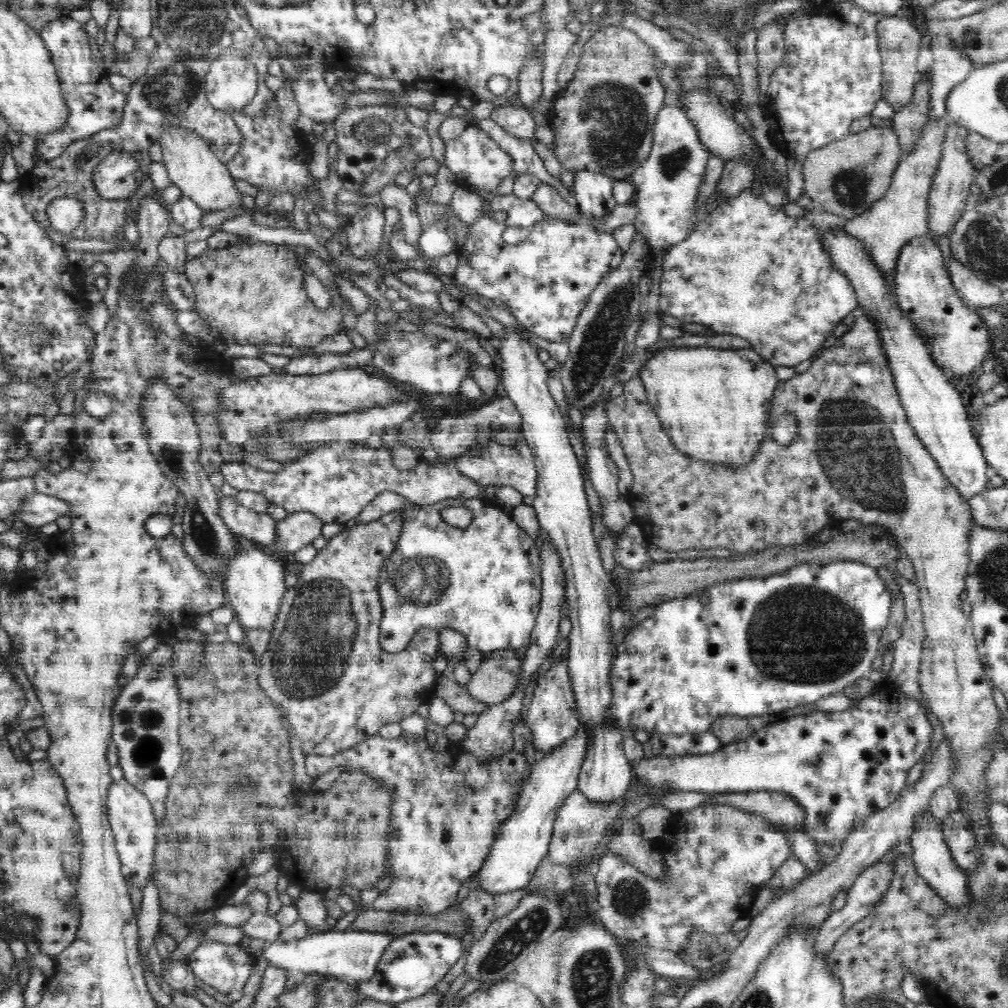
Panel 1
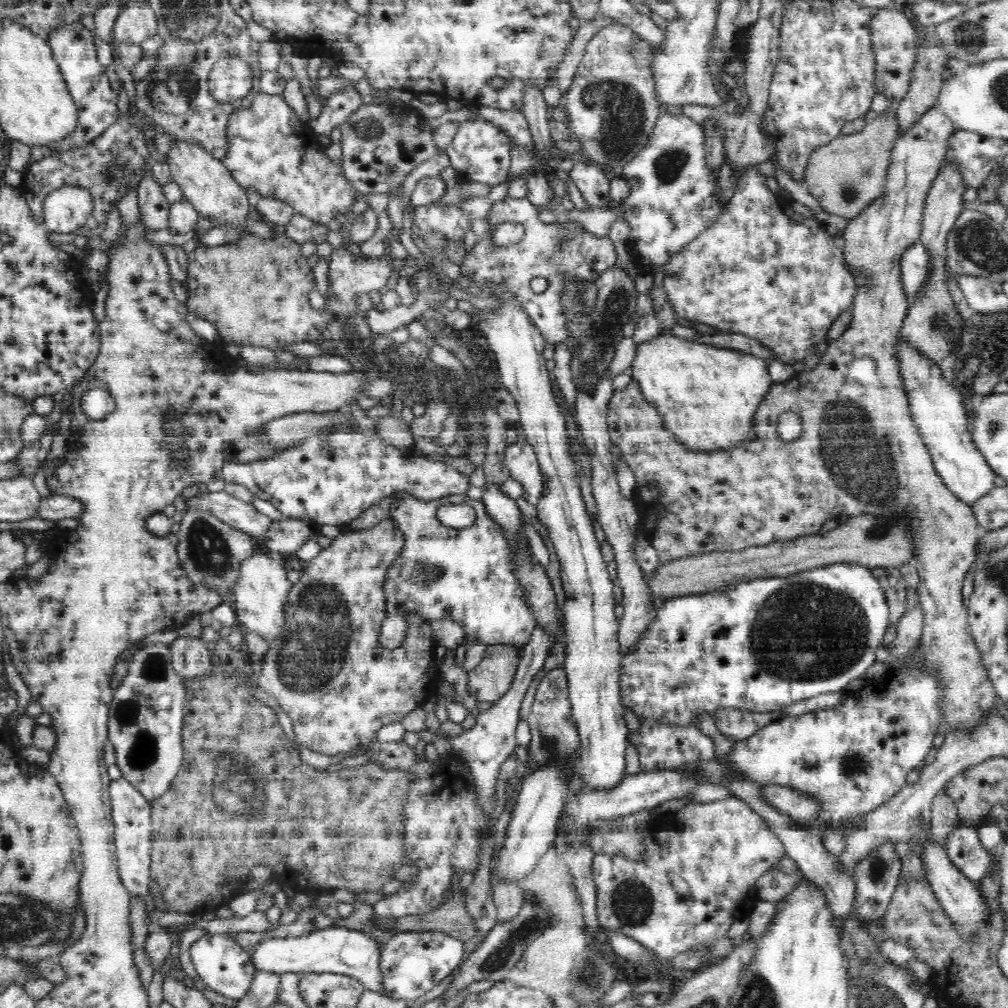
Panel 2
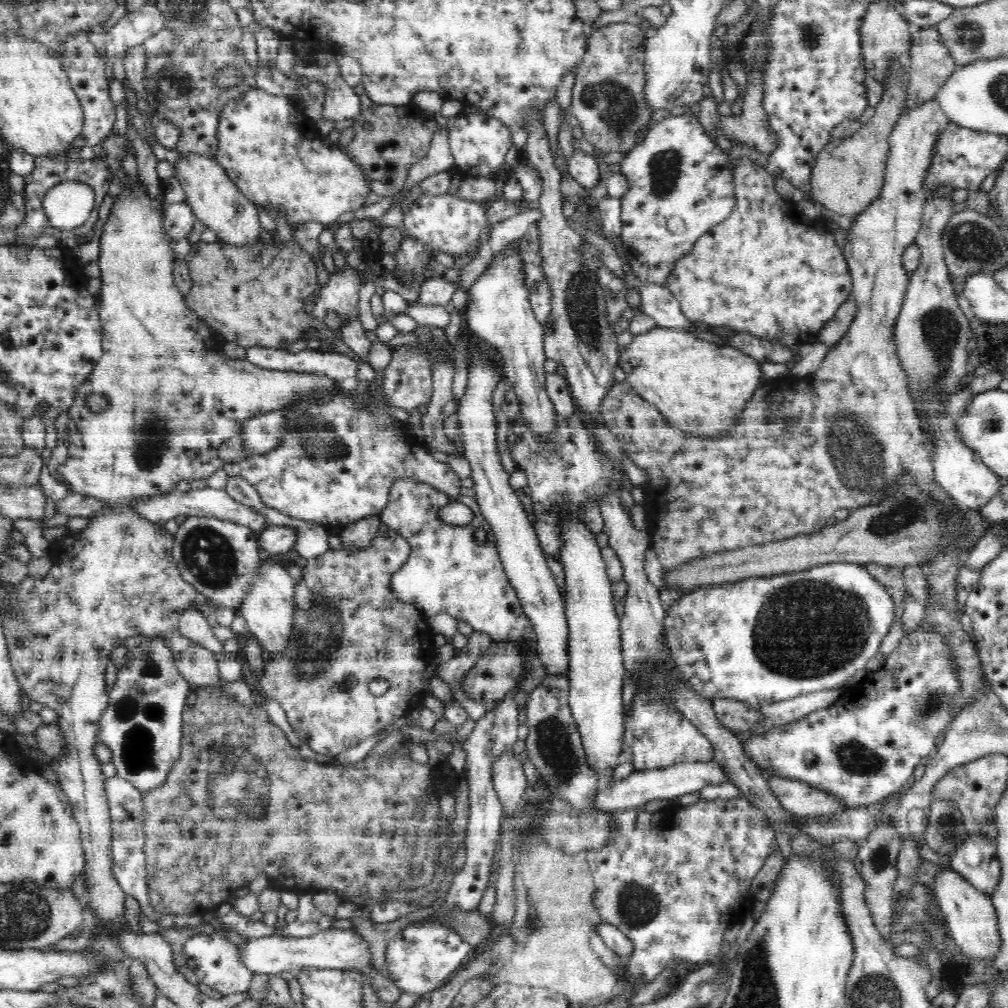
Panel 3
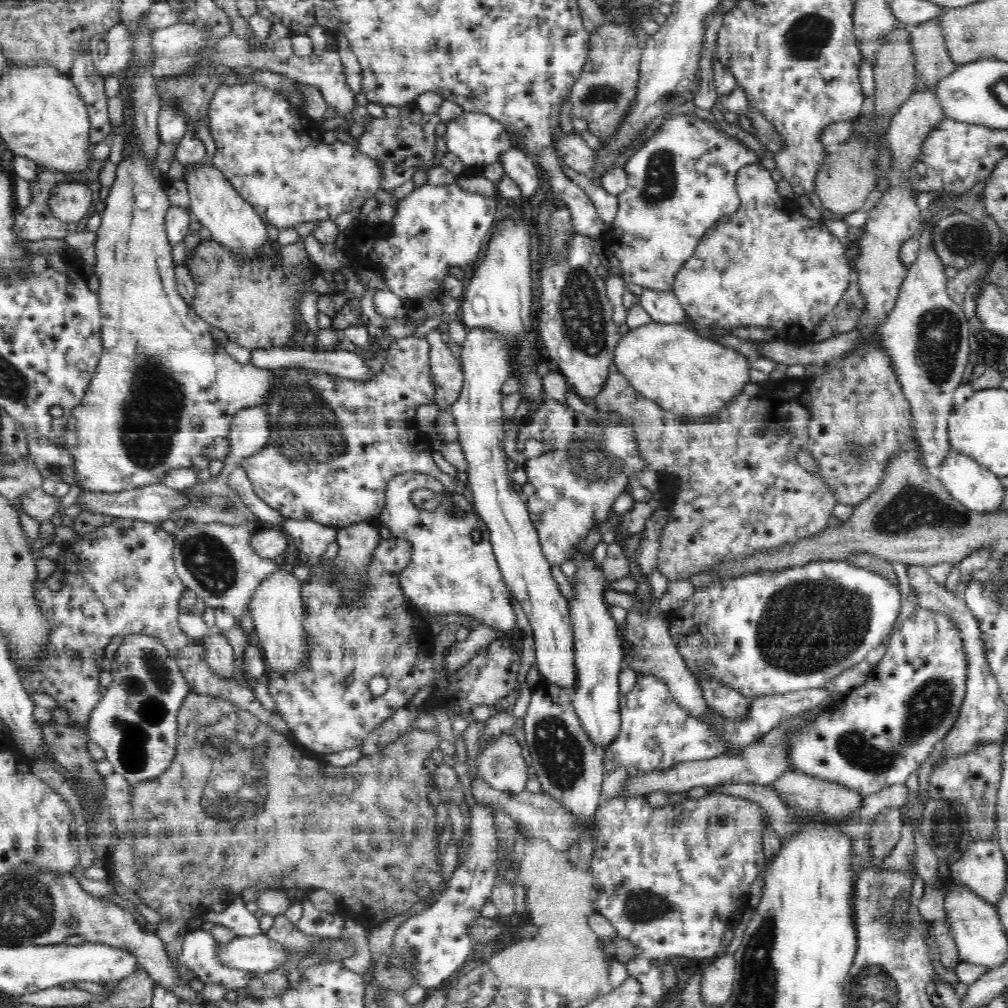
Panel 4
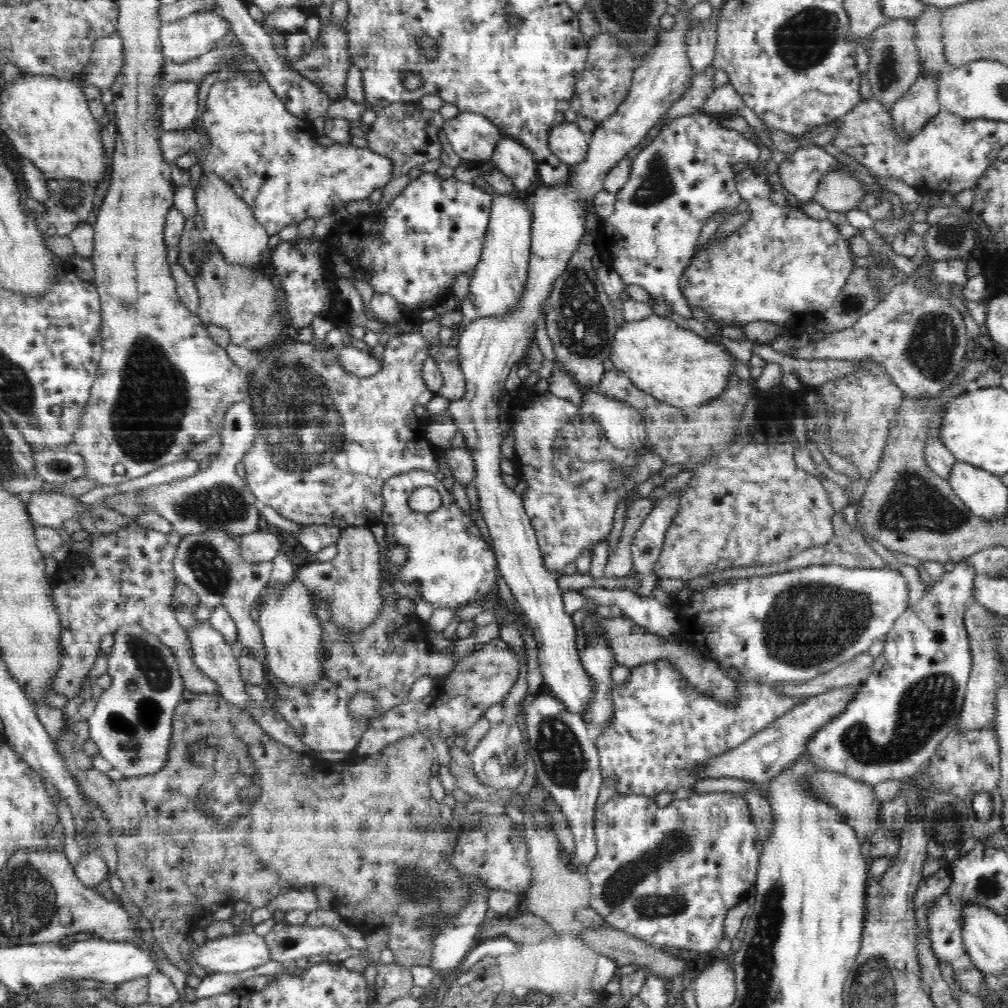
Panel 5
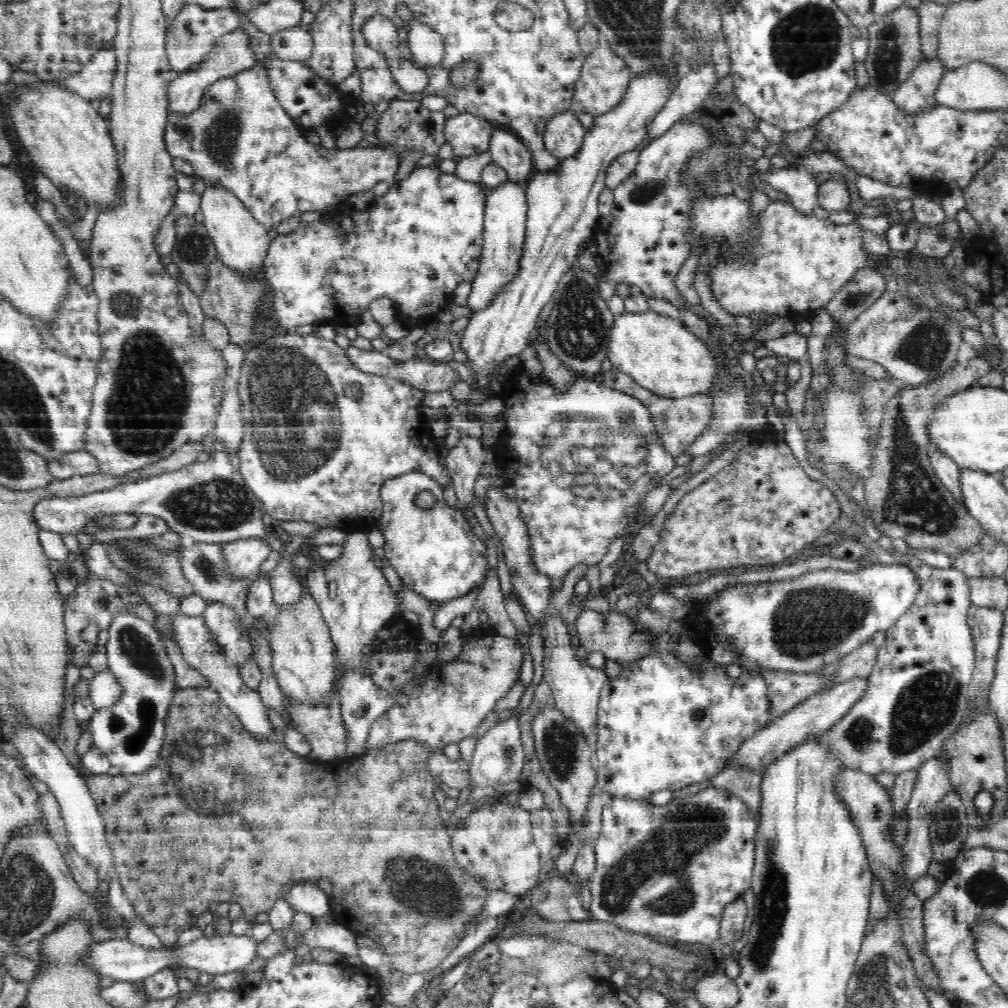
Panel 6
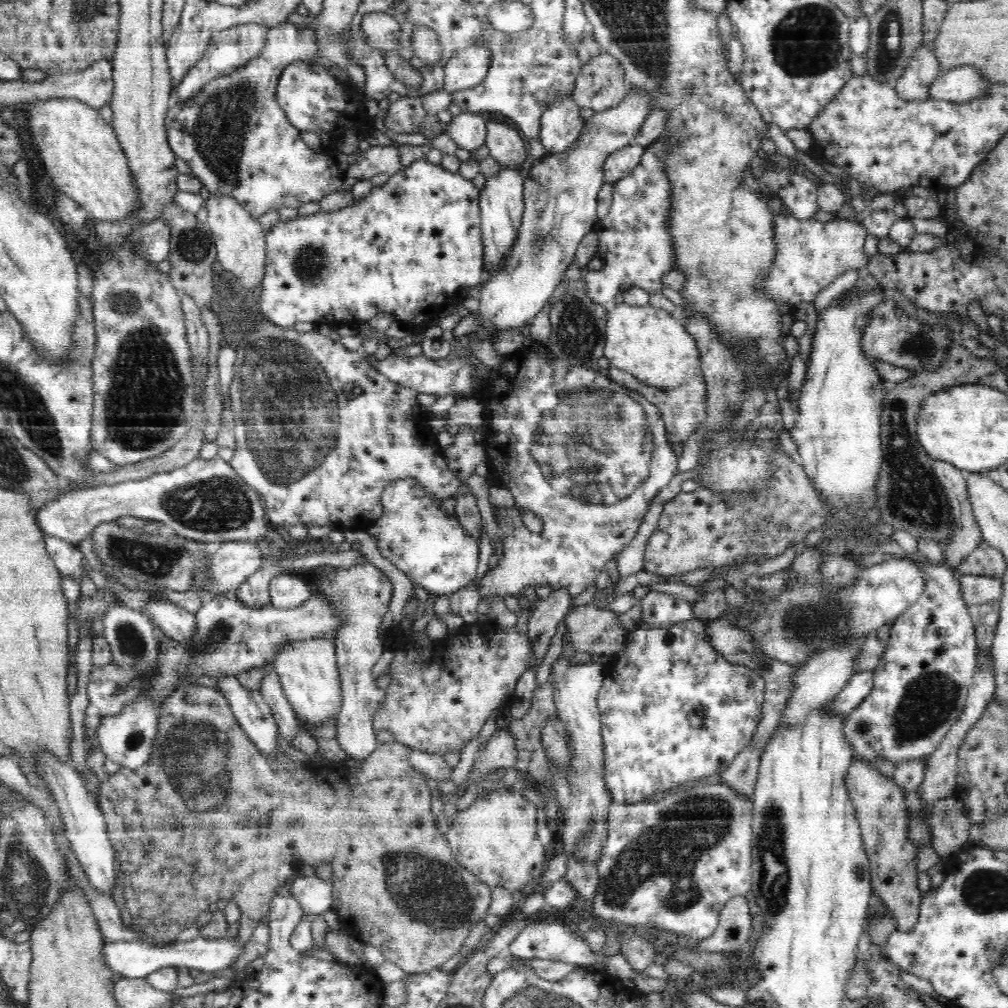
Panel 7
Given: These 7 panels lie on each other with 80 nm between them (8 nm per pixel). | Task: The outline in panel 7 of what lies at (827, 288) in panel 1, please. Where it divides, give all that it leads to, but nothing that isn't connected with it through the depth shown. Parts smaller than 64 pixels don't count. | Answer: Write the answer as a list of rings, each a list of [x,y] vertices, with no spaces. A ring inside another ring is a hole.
[[[783,202],[770,204],[771,226],[774,226],[774,244],[776,260],[774,270],[762,282],[766,292],[780,300],[780,304],[800,304],[814,302],[822,286],[829,286],[838,274],[846,268],[858,268],[869,263],[869,256],[864,253],[867,230],[860,223],[846,219],[834,218],[821,222],[814,219],[798,217],[780,212]]]

